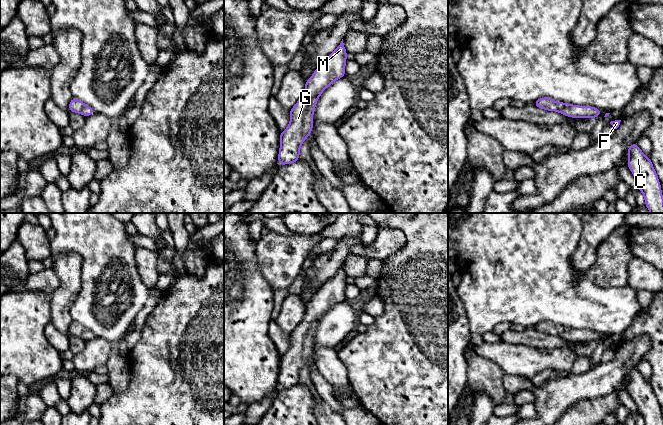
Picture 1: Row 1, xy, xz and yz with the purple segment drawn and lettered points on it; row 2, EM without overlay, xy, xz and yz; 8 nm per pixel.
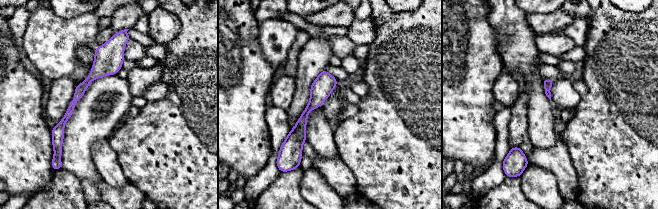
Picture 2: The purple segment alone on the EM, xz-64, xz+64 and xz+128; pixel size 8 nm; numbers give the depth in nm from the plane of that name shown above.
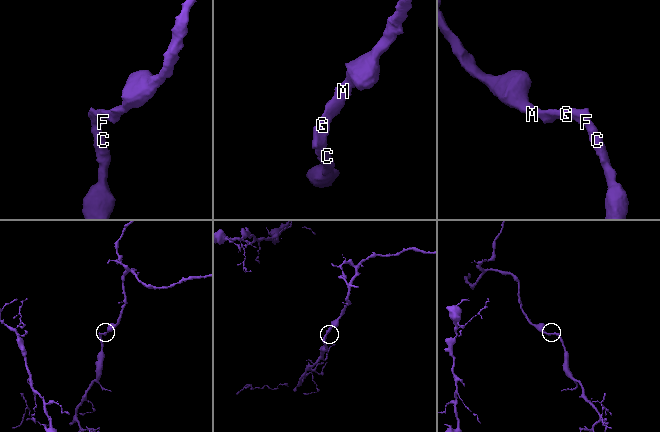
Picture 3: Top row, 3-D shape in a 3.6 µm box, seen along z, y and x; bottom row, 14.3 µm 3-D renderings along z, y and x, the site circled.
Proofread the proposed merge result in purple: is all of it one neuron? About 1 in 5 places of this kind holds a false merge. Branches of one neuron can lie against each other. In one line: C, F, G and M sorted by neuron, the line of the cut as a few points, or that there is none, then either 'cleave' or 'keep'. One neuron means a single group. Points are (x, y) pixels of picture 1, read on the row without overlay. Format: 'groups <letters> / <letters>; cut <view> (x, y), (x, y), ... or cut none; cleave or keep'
groups C F G M; cut none; keep

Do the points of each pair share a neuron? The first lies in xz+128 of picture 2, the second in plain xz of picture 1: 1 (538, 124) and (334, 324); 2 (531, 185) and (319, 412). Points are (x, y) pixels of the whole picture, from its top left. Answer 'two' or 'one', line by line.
1: two
2: one

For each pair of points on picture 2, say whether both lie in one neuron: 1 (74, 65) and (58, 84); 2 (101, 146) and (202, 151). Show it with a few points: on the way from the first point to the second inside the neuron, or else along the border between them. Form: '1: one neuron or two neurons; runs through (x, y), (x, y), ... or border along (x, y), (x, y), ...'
1: two neurons; border along (53, 78), (69, 77), (76, 84)
2: two neurons; border along (107, 140), (116, 153), (117, 161), (122, 168)

